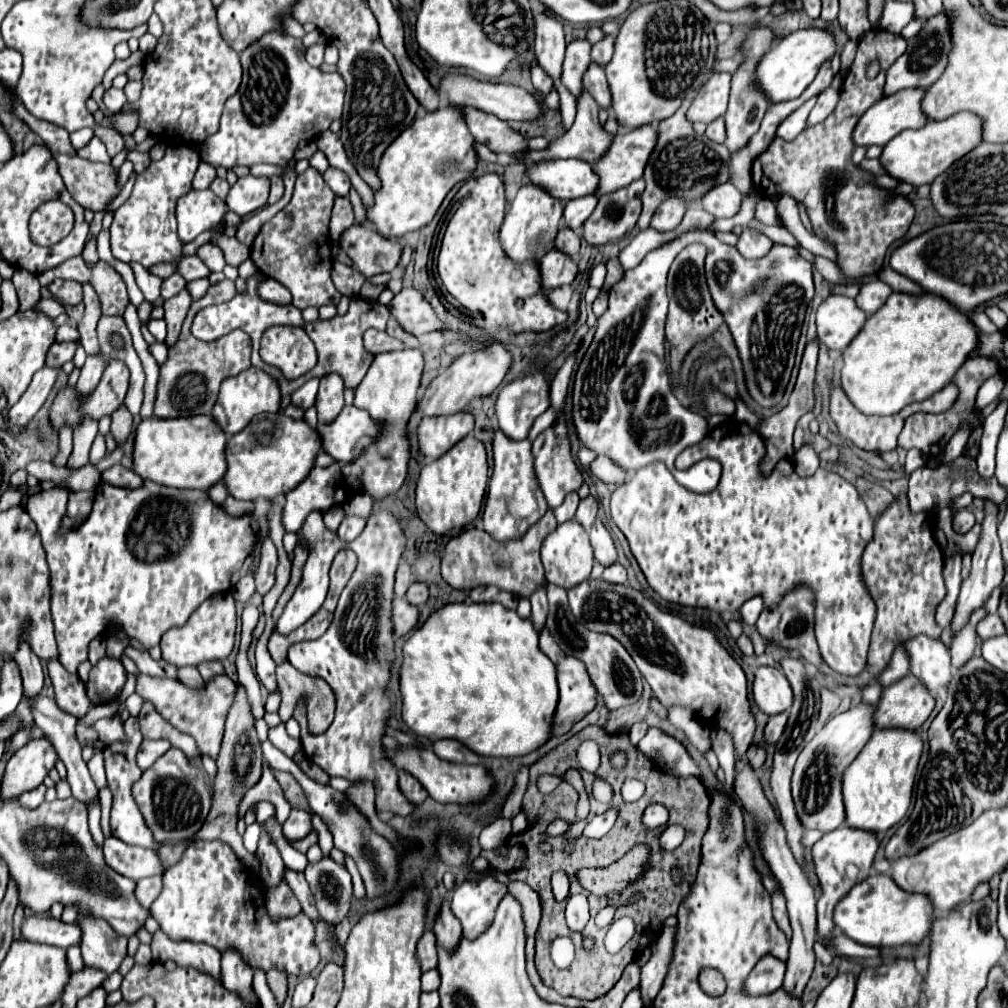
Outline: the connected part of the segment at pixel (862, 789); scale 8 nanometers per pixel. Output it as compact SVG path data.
M875 729L869 743L857 755L855 763L843 773L845 823L865 831L887 831L903 819L911 805L915 775L923 755L923 739L907 729Z

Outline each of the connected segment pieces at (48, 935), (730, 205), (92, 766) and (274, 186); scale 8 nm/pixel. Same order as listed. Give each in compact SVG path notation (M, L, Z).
M31 915L23 919L21 931L23 931L23 937L29 941L47 943L47 945L63 947L63 949L69 949L81 943L81 927L77 927L75 923L55 921L51 917Z
M721 183L701 197L701 205L715 217L733 217L739 211L741 199L743 195L731 183Z
M97 751L93 757L91 757L91 761L87 763L87 767L89 767L89 773L91 773L91 777L93 777L93 781L95 781L95 785L101 789L101 787L105 787L107 785L107 781L105 781L105 769L103 769L103 753L101 751Z
M273 175L273 177L271 177L271 193L269 193L269 205L277 203L281 197L283 197L283 181L281 181L281 177Z

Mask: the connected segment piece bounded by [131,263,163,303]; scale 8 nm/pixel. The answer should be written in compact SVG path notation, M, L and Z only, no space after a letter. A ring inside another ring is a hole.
M133 263L131 267L133 267L133 273L135 273L135 281L137 281L139 289L143 291L145 299L151 301L151 303L157 301L157 299L159 299L159 289L161 289L163 279L157 277L157 275L153 275L153 273L147 271L145 267L139 267L139 263Z

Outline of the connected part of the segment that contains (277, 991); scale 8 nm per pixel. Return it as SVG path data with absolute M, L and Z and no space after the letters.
M277 969L267 971L267 985L269 985L269 989L273 991L273 995L277 999L277 1005L283 1007L285 997L287 997L287 973L277 971Z

